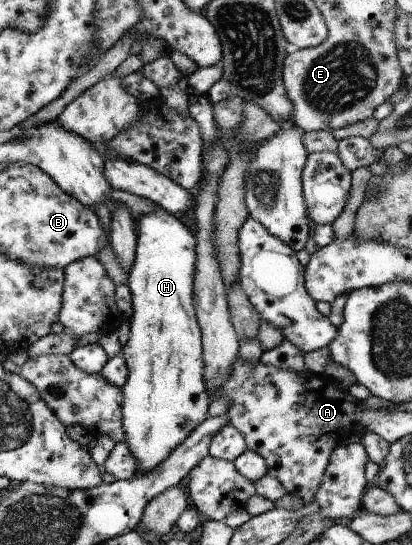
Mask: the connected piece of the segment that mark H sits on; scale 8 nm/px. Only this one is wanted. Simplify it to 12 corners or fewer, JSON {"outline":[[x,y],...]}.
{"outline":[[135,215],[124,443],[141,476],[208,417],[194,232]]}

